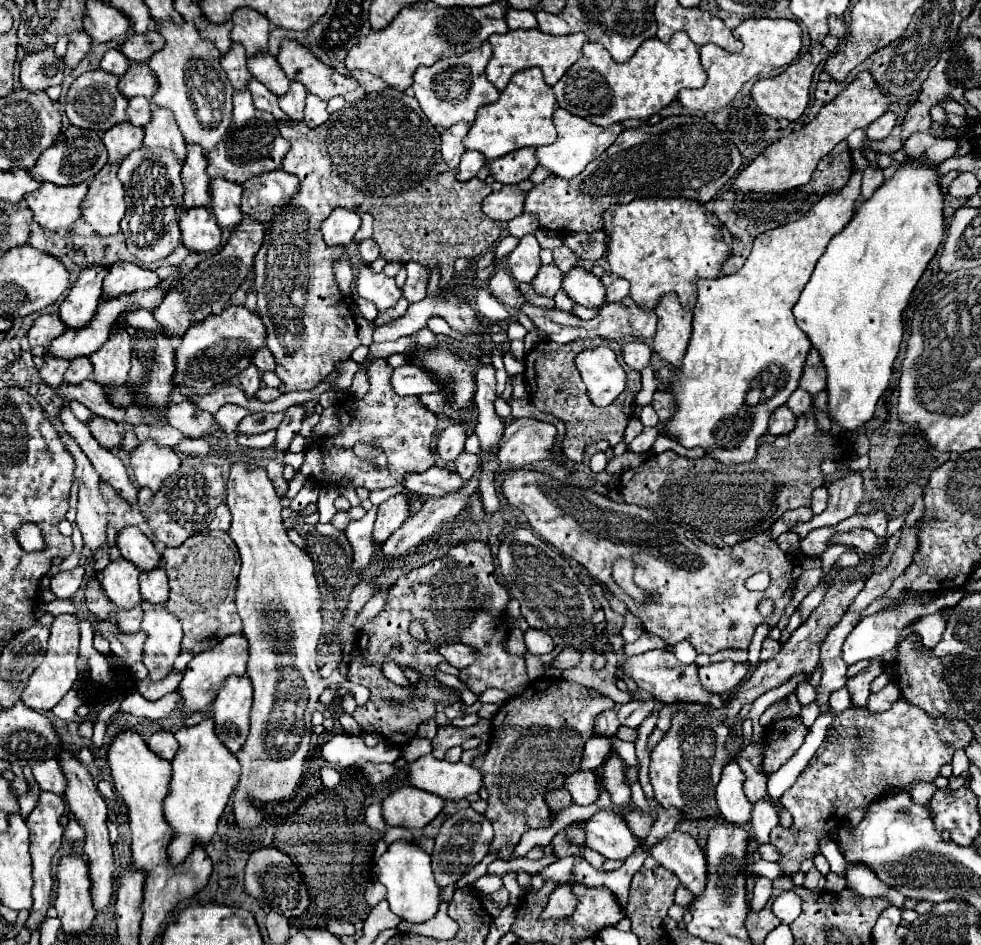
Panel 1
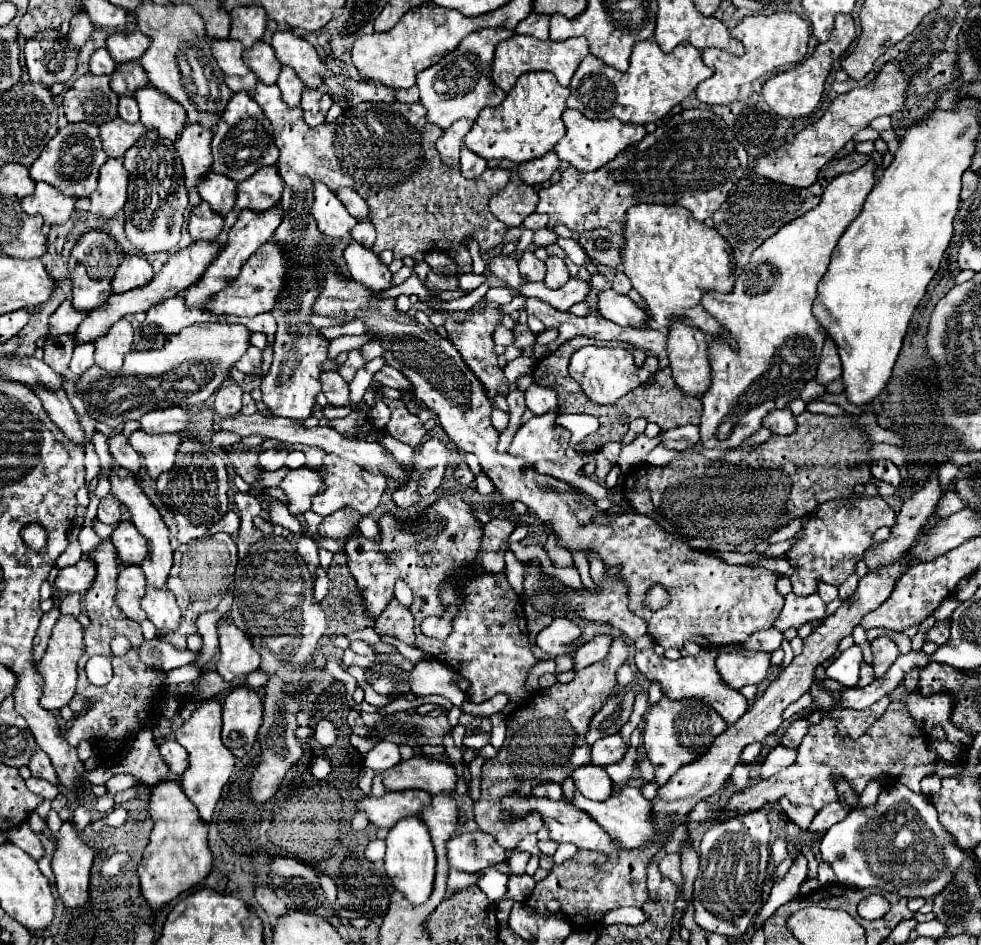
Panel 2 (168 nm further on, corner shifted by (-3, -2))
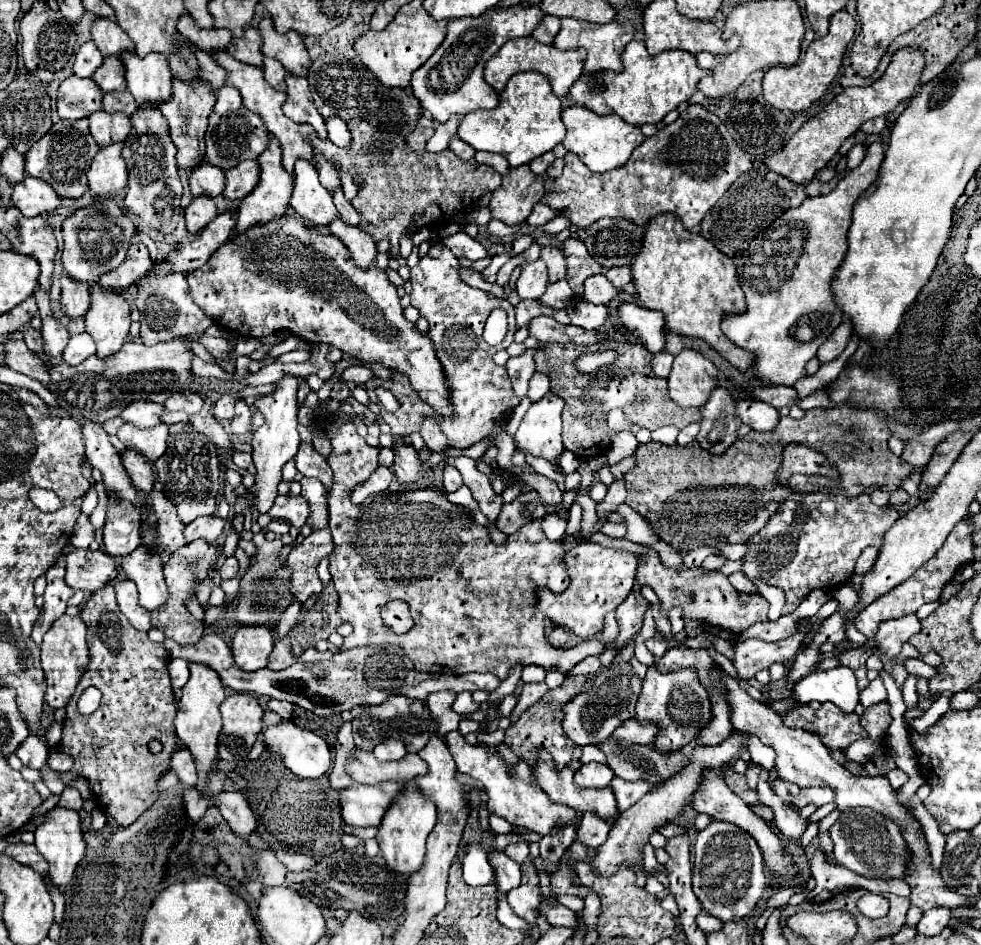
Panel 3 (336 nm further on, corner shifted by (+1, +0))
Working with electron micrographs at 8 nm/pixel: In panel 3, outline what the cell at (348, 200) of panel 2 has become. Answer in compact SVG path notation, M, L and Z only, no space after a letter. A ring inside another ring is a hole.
M313 151L313 159L315 159L315 169L317 169L317 173L319 173L319 179L321 179L323 187L325 187L327 191L333 191L333 189L341 187L339 173L335 171L335 167L333 167L327 159L321 157L319 151Z

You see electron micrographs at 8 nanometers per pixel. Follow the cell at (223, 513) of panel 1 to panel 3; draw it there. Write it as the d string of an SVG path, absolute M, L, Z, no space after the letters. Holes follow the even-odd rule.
M197 517L195 521L191 521L185 529L183 529L183 537L187 543L195 541L195 539L203 539L207 543L213 543L221 531L225 527L225 519L219 517Z

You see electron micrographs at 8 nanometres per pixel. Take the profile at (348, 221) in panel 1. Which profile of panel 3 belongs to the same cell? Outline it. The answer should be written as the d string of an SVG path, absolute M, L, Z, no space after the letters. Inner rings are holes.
M299 159L299 163L295 163L295 189L291 195L291 207L305 219L309 219L315 225L327 225L331 219L337 219L339 213L333 205L331 193L319 183L319 175L315 171L315 167L311 163L307 163L305 159Z

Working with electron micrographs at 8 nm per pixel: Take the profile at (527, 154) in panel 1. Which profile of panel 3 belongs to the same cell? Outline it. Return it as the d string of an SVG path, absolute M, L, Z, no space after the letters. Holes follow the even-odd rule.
M549 151L547 155L541 155L539 159L533 159L533 161L529 163L529 167L531 167L531 171L533 171L535 175L543 175L553 161L555 161L555 155Z

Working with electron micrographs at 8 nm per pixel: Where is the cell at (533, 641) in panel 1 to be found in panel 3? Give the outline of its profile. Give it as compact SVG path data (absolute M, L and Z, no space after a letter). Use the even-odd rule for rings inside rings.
M553 627L553 631L549 633L549 643L553 645L553 647L565 647L565 643L567 643L567 631L563 629L563 627Z

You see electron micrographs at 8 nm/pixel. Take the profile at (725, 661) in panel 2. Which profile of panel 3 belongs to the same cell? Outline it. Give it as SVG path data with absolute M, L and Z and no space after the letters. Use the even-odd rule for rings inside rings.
M801 619L795 623L795 633L787 639L765 643L761 639L745 639L741 643L735 643L735 659L733 665L743 681L755 677L757 671L767 669L773 663L787 663L795 657L795 653L801 649L807 633L811 631L809 619ZM801 623L807 623L807 631L801 631Z

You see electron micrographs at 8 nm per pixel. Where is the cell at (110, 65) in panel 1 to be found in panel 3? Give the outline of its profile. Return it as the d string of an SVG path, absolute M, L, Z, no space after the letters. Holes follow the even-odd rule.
M87 41L79 47L79 51L73 59L73 75L91 77L101 63L103 63L103 55L99 55L93 41Z

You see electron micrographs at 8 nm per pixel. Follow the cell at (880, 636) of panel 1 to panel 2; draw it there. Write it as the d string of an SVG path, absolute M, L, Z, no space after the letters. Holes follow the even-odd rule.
M857 643L843 651L833 663L827 667L827 675L847 687L855 687L859 681L859 665L863 663L863 647Z

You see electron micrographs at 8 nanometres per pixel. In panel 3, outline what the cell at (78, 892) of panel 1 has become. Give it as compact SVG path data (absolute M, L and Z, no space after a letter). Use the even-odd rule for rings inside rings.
M55 807L45 815L45 821L35 829L35 847L51 865L51 879L55 885L67 885L85 855L85 841L81 831L81 815L79 811Z

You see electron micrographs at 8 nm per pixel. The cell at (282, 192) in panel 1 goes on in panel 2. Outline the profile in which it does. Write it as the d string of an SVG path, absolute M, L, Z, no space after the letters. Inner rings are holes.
M271 165L267 169L259 169L259 173L237 185L237 207L241 211L249 209L253 213L263 213L279 203L283 189L285 183L277 173L277 167Z

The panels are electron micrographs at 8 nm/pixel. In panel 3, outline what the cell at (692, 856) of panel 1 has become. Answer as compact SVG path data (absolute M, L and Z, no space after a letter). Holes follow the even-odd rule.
M541 753L541 761L531 767L537 785L547 793L547 797L555 803L563 803L577 813L597 813L603 819L615 821L619 817L617 801L611 787L603 789L583 789L573 781L573 769L563 767L557 769L551 753Z

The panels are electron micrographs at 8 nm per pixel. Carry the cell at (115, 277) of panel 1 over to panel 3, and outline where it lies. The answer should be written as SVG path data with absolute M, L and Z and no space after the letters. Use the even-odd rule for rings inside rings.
M133 243L127 249L125 261L117 269L103 273L99 283L103 283L103 287L113 287L121 291L135 285L139 275L143 275L147 267L151 267L151 257L149 257L147 247L143 243Z

